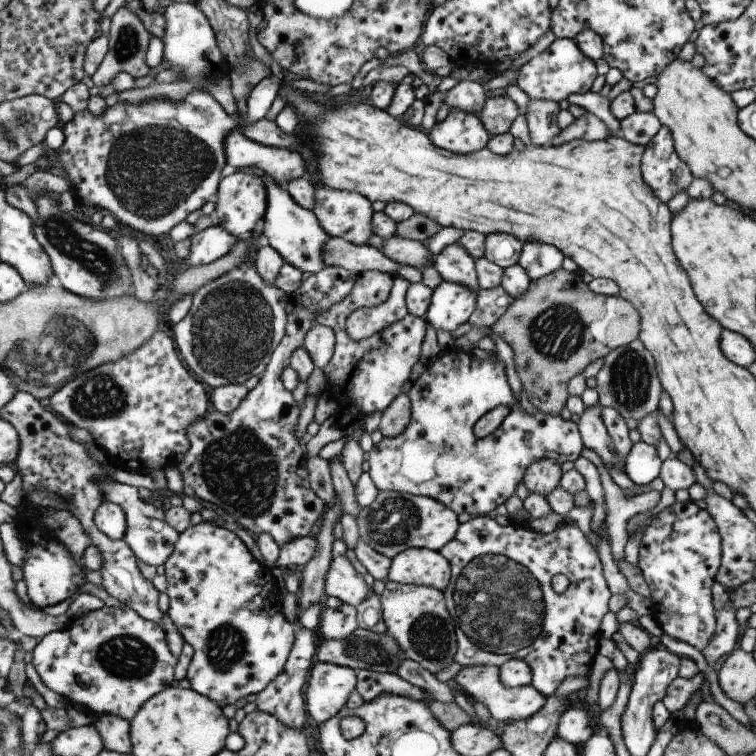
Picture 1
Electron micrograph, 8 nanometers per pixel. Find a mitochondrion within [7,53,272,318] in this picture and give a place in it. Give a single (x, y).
(151, 170)

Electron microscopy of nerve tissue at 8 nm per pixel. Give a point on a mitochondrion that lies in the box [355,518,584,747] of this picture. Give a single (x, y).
(501, 606)

